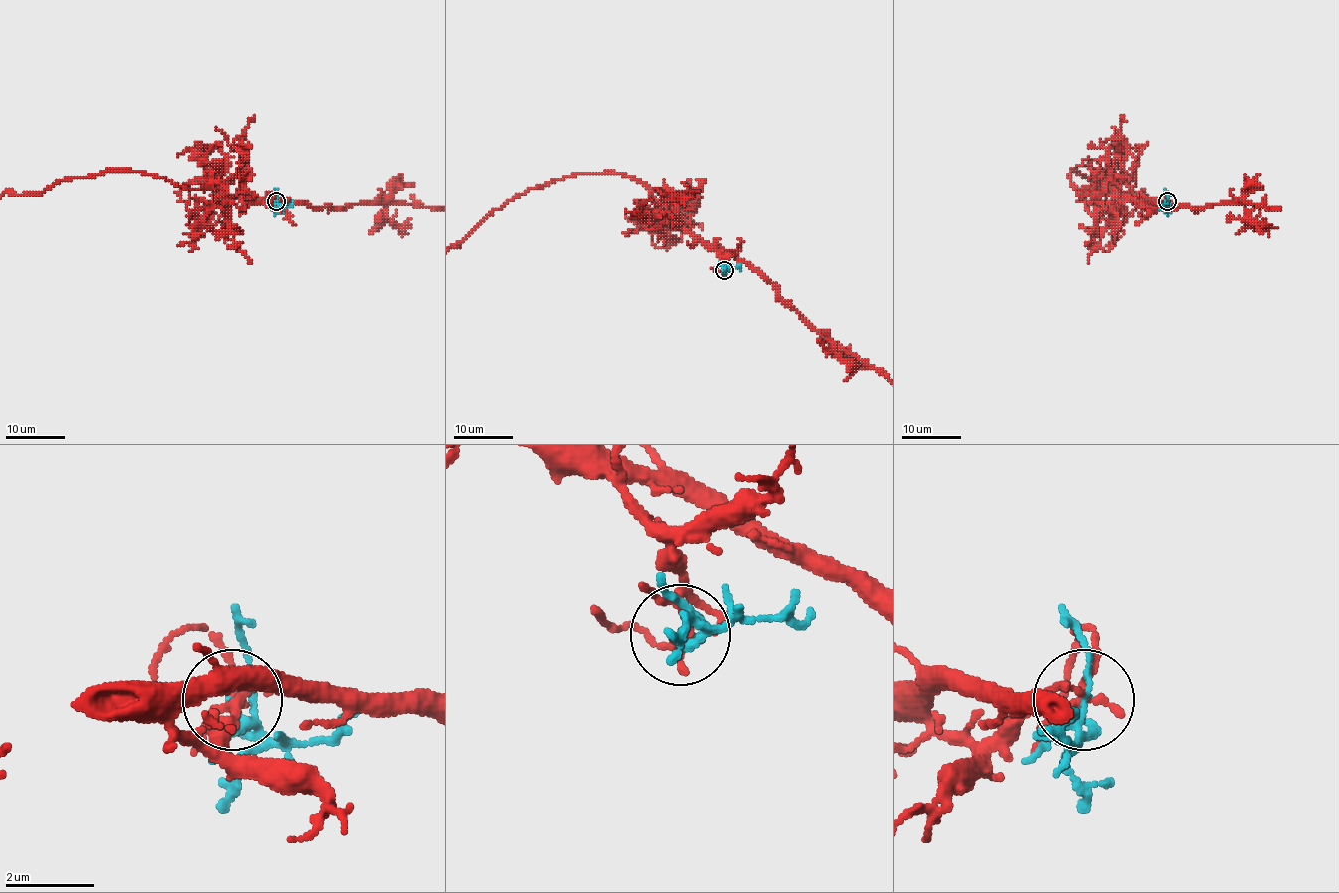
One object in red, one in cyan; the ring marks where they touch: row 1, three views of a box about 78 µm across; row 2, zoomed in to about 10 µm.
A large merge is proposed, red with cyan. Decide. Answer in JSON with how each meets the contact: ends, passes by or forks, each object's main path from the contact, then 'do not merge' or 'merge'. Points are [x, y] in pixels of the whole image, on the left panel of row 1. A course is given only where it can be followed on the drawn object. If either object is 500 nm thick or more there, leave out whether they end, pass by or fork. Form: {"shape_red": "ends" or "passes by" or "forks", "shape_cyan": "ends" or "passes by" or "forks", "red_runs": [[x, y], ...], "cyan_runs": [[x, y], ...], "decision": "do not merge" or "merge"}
{"shape_red": "forks", "shape_cyan": "forks", "red_runs": [[275, 201], [269, 207], [218, 190], [108, 170], [66, 178], [38, 193], [4, 191]], "cyan_runs": [[275, 201], [281, 206], [289, 206], [293, 201]], "decision": "do not merge"}

